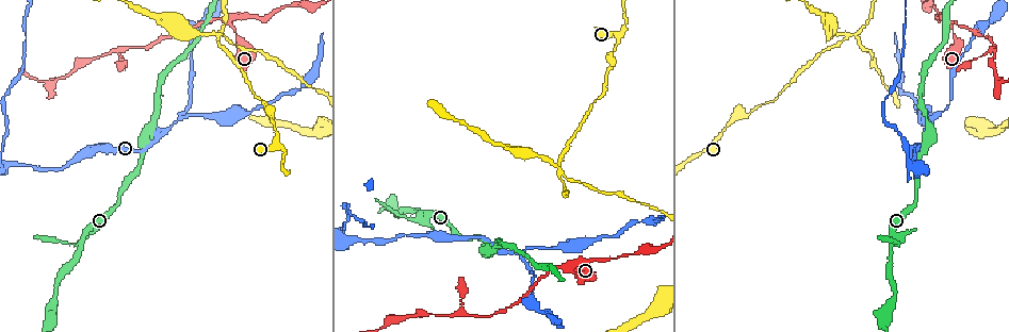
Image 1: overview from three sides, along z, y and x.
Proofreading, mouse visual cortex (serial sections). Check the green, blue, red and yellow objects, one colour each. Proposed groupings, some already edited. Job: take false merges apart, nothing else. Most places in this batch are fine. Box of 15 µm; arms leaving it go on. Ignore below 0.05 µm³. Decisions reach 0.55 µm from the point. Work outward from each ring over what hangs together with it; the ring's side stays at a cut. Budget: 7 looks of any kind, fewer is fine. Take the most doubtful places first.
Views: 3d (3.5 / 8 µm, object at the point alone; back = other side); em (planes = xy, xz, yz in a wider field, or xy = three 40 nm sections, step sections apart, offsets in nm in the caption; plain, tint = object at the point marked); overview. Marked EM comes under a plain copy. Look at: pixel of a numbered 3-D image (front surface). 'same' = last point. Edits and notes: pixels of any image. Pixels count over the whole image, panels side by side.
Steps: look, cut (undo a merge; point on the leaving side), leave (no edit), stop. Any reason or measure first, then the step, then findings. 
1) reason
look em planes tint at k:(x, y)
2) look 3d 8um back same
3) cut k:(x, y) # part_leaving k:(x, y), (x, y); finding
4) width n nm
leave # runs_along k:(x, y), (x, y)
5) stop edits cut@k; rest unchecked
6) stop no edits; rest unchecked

look 3d 8um at 1:(217, 37)

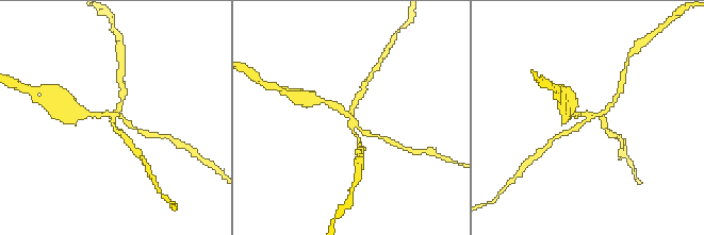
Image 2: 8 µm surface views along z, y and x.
now the EM
look em xy step 3 tint at 2:(588, 117)

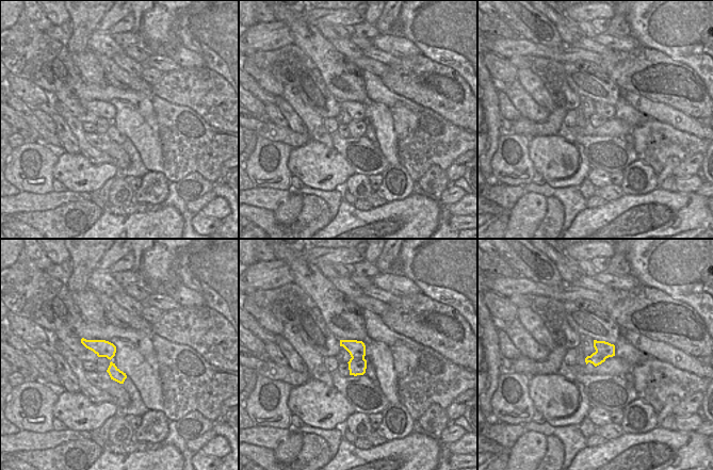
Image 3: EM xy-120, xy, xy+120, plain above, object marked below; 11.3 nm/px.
cut 2:(333, 104) # part_leaving 2:(350, 116), (323, 100), (311, 99); a second cell is stuck on

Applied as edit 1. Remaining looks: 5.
redraw
look overview

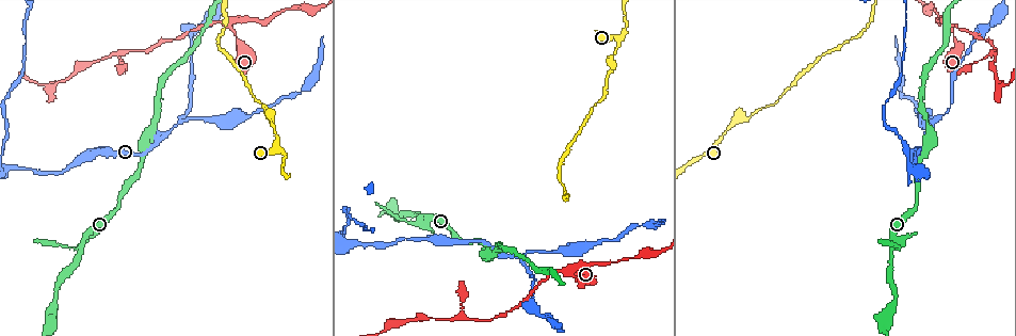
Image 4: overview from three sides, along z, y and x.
a fork
look 3d 3.5um at 4:(520, 260)

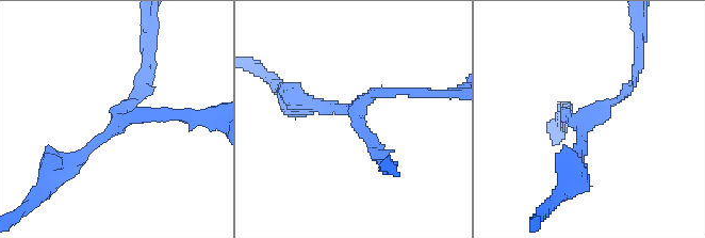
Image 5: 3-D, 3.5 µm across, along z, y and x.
arms 3; arm_widths 150, 150, 250 nm
look em planes tint at 5:(115, 127)

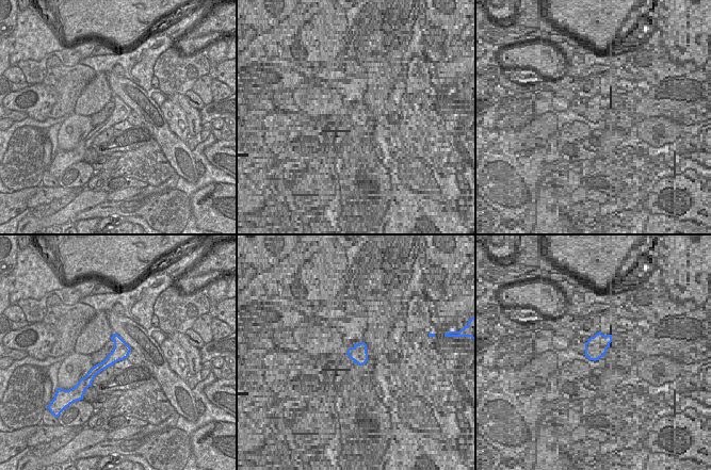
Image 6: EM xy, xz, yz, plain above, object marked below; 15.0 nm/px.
leave # runs_along 5:(60, 169), (121, 120), (180, 116); all the same cell

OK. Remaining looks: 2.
a fork
look 3d 3.5um at 4:(82, 244)

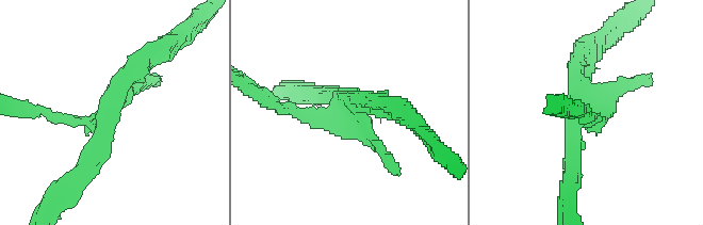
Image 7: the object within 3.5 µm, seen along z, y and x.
arms 3; arm_widths 100, 250, 250 nm; need the tissue
look em xy step 2 tint at 7:(343, 97)

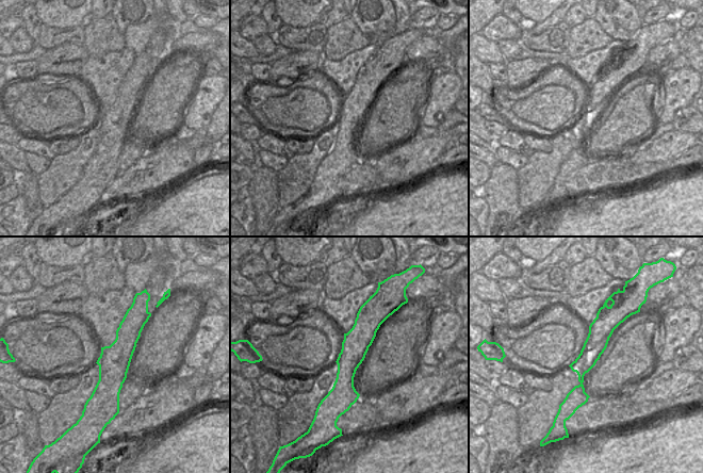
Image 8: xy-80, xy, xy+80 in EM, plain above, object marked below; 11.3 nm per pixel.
cut 7:(375, 147) # a second cell is stuck on

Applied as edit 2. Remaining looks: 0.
stop edits cut@2, cut@7; rest unchecked

